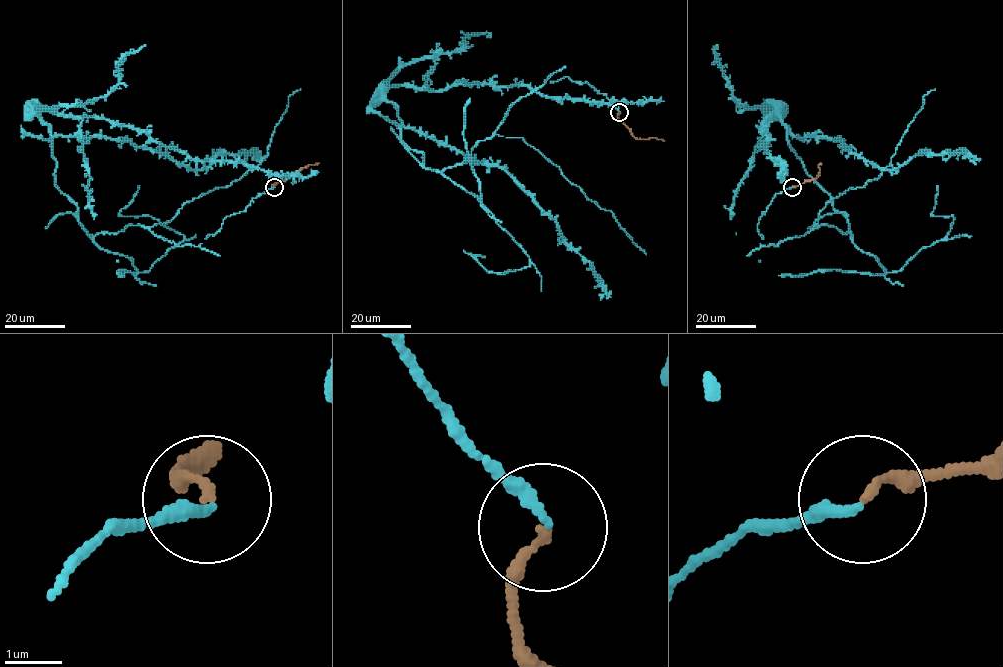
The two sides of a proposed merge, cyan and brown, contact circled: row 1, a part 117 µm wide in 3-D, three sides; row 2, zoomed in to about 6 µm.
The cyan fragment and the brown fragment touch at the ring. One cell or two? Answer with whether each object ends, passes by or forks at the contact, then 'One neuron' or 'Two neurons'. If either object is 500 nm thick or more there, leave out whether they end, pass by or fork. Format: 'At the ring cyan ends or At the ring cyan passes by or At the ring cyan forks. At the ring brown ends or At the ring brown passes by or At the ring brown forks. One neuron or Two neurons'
At the ring cyan ends. At the ring brown ends. One neuron

